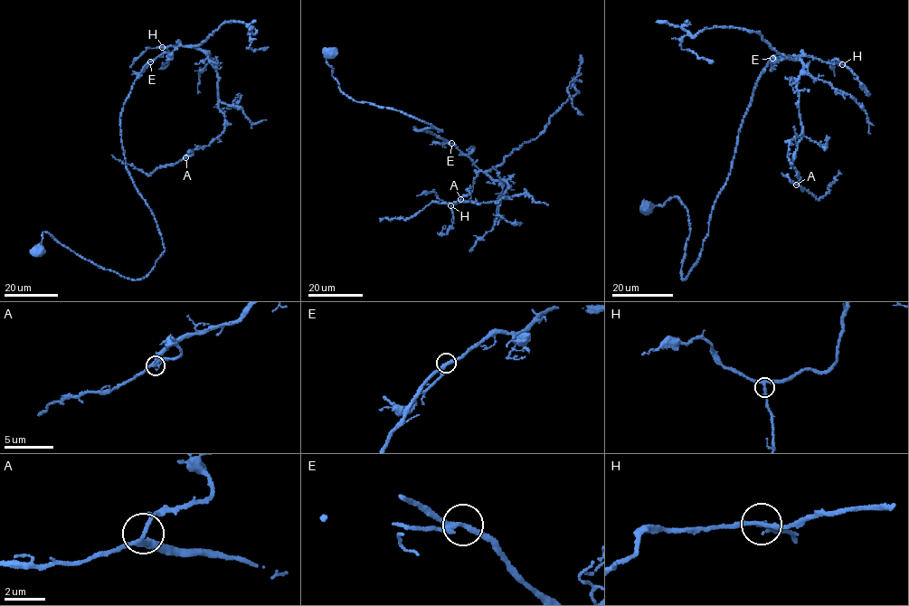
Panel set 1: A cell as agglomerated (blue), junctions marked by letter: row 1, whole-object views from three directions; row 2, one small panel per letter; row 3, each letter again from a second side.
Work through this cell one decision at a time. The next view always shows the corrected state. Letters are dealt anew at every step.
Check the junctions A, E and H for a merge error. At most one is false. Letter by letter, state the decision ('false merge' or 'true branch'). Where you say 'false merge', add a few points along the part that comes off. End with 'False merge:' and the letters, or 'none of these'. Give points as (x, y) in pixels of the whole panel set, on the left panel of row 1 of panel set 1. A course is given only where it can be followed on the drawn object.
A: true branch
E: true branch
H: true branch
False merge: none of these

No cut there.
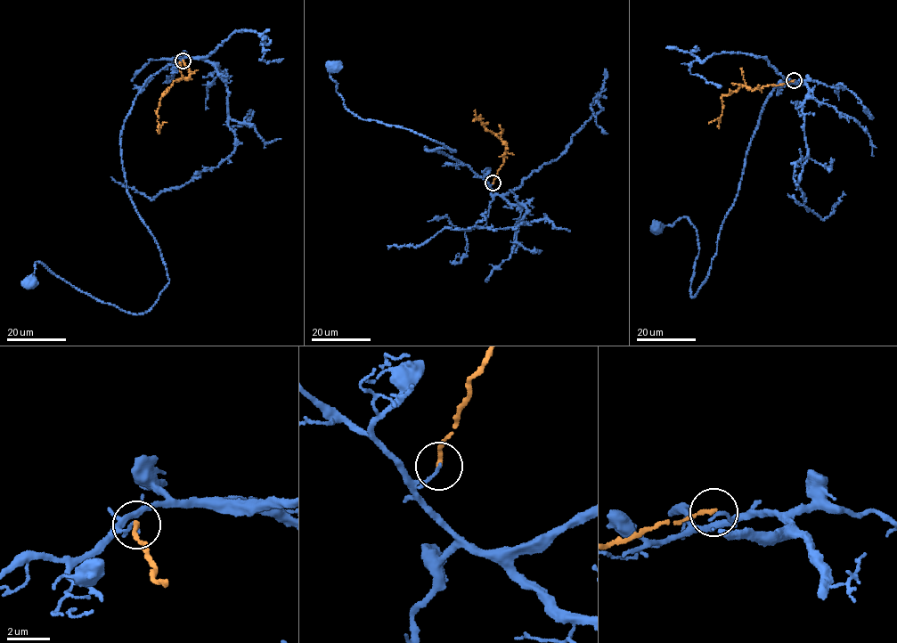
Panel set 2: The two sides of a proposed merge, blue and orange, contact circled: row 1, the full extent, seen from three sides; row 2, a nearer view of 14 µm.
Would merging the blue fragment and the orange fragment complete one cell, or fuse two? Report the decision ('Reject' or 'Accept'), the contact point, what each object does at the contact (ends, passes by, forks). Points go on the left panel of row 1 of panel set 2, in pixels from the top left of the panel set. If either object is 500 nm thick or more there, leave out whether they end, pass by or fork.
Reject. Place: (183, 61). At the ring blue ends. At the ring orange ends

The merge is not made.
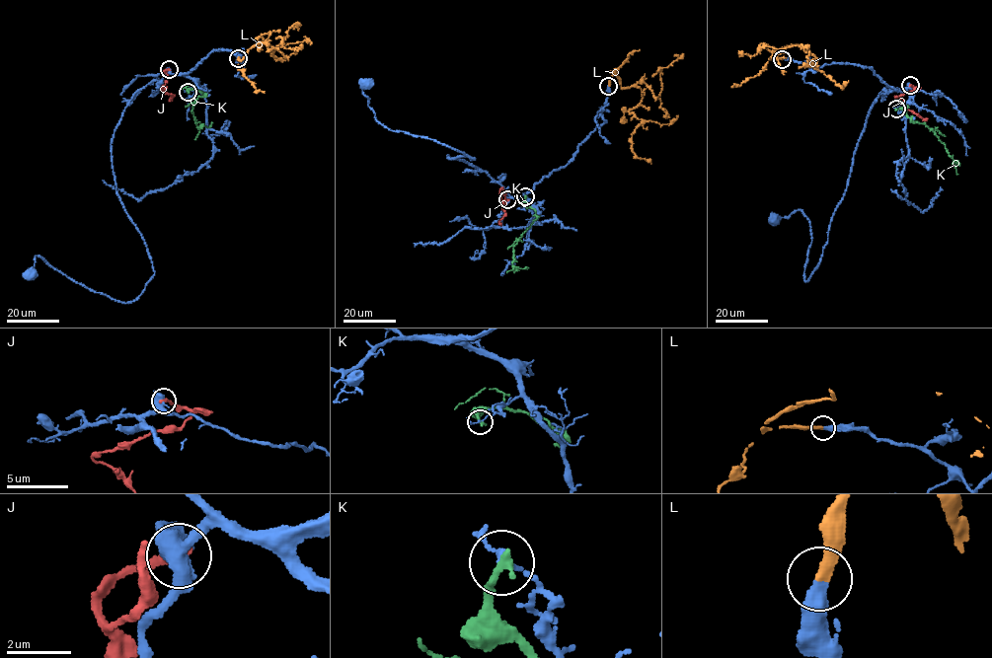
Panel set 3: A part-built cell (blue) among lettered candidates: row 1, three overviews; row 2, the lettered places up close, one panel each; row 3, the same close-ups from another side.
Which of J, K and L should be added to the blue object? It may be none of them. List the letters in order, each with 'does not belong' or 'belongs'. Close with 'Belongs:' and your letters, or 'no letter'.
J: does not belong
K: does not belong
L: belongs
Belongs: L

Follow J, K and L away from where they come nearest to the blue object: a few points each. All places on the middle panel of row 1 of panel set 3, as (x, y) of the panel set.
J: (507, 199), (501, 204), (504, 198), (500, 187), (499, 196), (505, 212), (500, 225)
K: (525, 196), (524, 199), (535, 211), (536, 218), (512, 248), (512, 262), (514, 267), (528, 267)
L: (608, 85), (614, 74), (622, 87), (641, 89), (641, 102), (628, 110), (642, 120), (631, 148), (651, 163)

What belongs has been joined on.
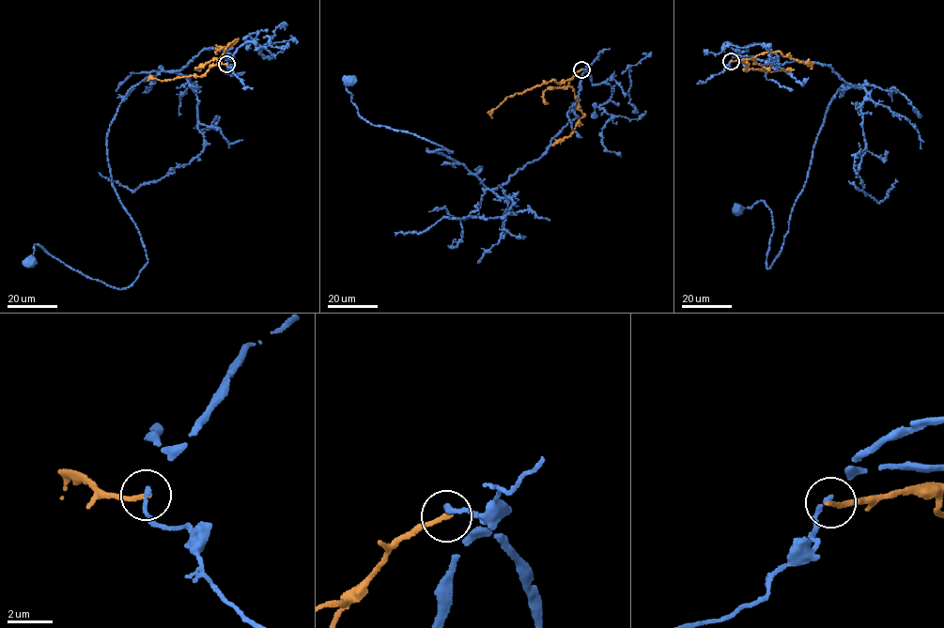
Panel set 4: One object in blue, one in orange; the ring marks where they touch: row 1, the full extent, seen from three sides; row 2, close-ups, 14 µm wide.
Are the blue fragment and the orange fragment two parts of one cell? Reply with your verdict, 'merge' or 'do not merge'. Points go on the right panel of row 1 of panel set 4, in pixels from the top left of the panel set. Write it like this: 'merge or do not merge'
do not merge

